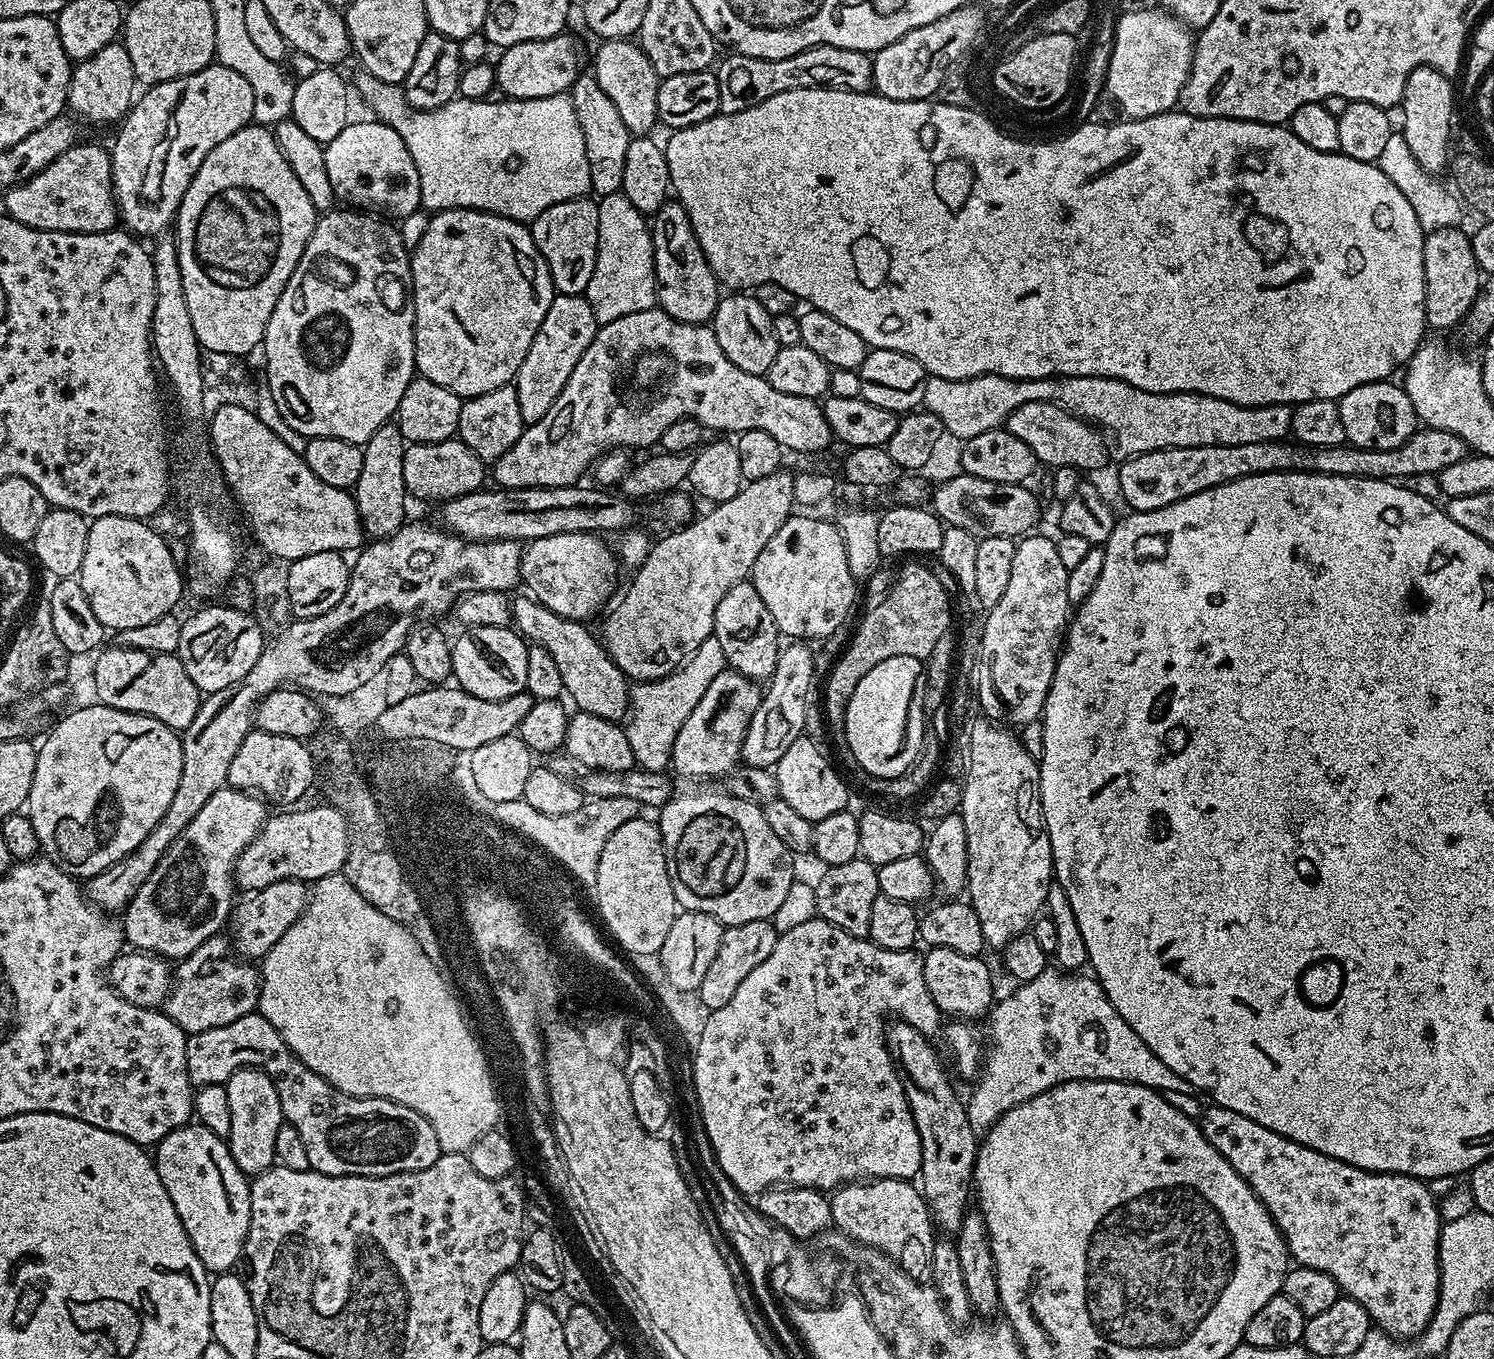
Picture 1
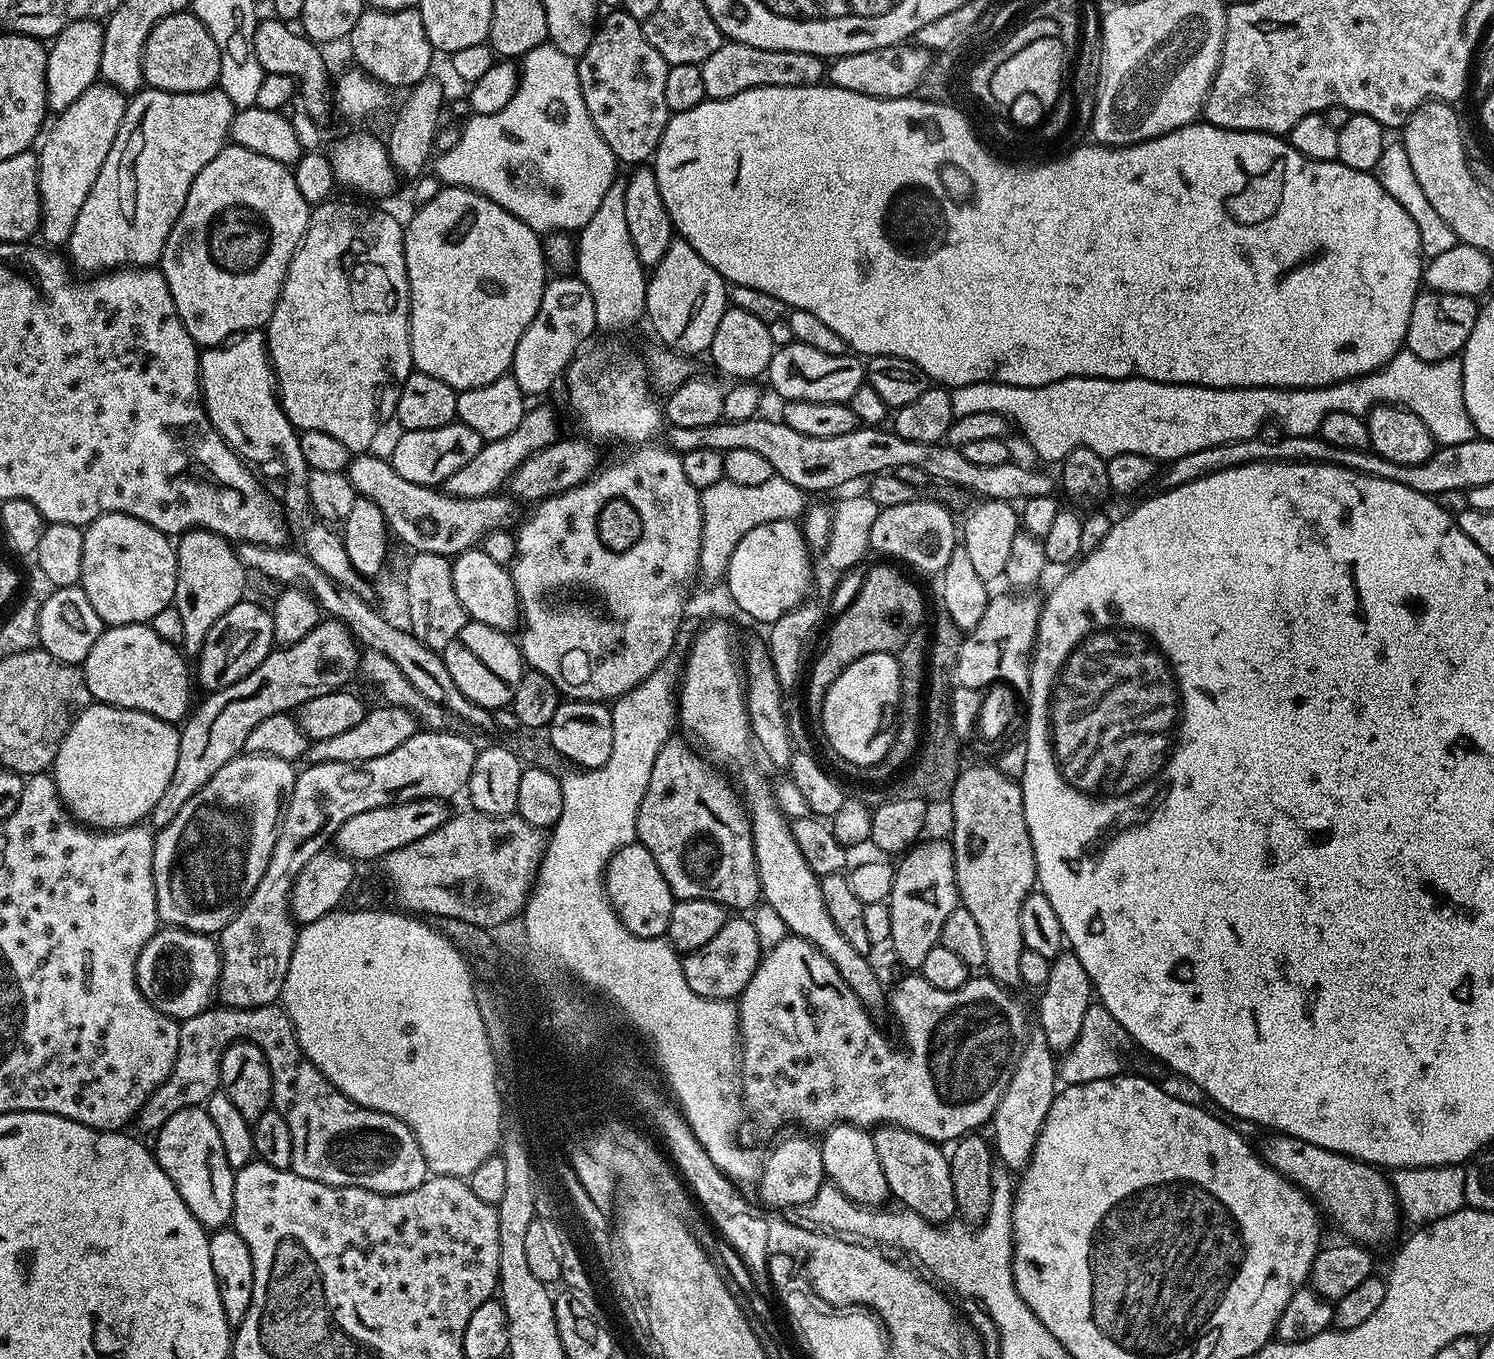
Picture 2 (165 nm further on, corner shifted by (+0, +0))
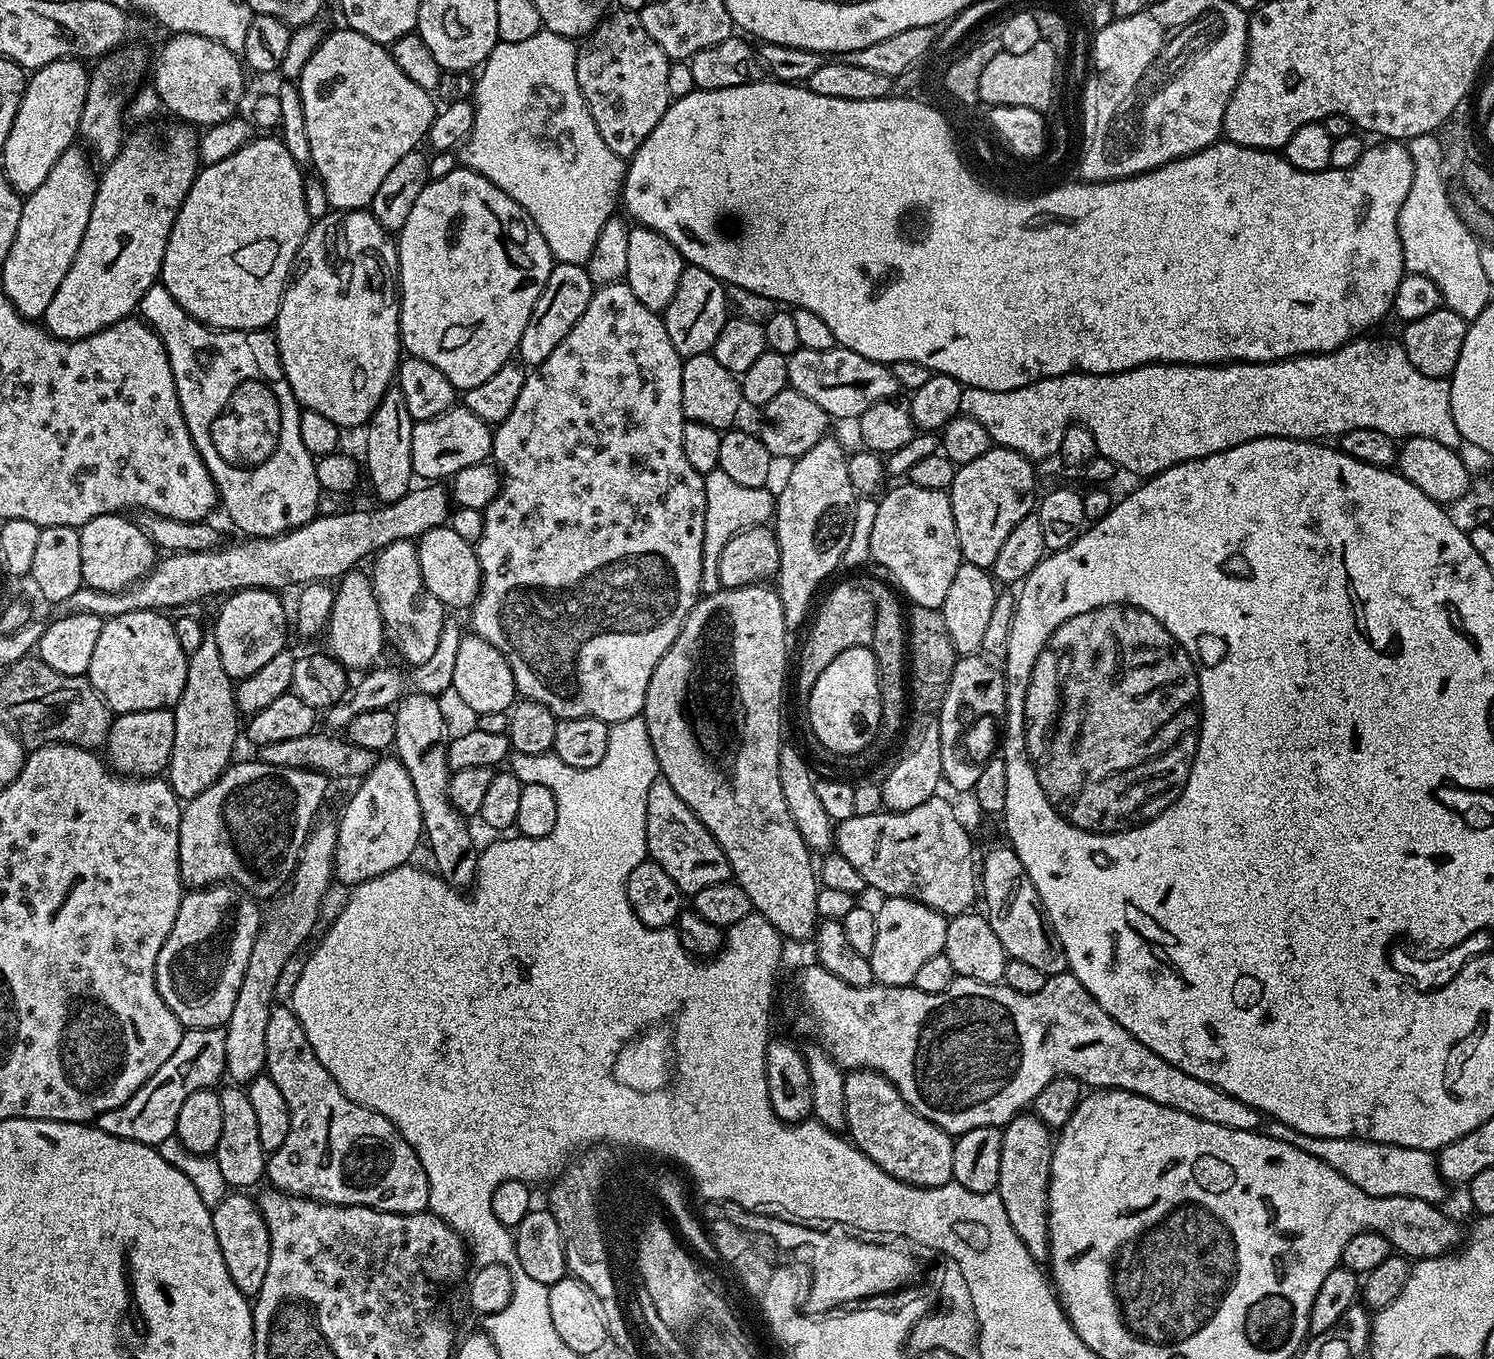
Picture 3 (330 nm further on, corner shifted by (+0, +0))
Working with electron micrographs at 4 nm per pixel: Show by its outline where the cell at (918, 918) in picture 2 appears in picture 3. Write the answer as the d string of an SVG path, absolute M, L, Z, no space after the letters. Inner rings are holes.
M890 896L879 902L880 908L875 909L878 938L874 941L874 954L870 958L872 979L878 984L906 988L928 959L943 953L949 917L922 902L901 896Z

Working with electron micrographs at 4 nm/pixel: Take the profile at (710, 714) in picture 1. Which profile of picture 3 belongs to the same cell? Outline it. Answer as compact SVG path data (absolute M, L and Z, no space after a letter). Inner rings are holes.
M657 778L653 782L650 794L646 798L646 842L650 859L658 866L662 866L662 870L666 870L670 878L674 878L681 893L691 894L698 890L706 890L706 886L726 884L733 879L730 862L722 846L718 846L714 834L710 834L710 830L695 816L690 806L686 806L686 802L682 802L682 798L674 794L674 786L670 786L670 782L666 782L663 778Z

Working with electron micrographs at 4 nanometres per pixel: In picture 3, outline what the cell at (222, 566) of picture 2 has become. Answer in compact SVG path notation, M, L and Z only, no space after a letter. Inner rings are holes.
M205 635L204 641L198 646L198 650L194 650L194 654L188 657L188 669L186 670L186 686L182 690L182 698L178 698L174 709L174 746L172 747L172 753L168 759L168 767L166 769L166 779L171 784L174 791L176 791L177 797L181 801L187 802L193 800L198 794L202 794L202 790L206 790L225 772L228 765L233 763L234 756L232 751L236 748L236 716L238 717L238 709L236 707L236 689L234 687L234 681L231 676L226 674L226 670L222 666L222 654L218 654L218 646L216 645L215 635Z

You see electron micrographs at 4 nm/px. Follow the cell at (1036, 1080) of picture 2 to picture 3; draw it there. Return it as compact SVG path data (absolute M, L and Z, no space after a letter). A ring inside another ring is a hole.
M1025 1110L1015 1116L1010 1123L1002 1128L1002 1170L998 1170L998 1186L996 1191L1002 1198L1006 1216L1021 1238L1023 1245L1029 1250L1037 1263L1045 1263L1049 1254L1049 1218L1048 1218L1048 1187L1050 1186L1050 1170L1052 1169L1053 1133L1048 1125L1043 1124L1031 1111Z

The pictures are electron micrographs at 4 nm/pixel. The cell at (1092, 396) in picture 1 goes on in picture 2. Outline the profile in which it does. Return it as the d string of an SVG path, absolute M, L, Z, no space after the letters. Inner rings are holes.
M1401 350L1396 353L1394 358L1387 360L1385 364L1378 370L1368 372L1364 376L1355 376L1349 380L1343 380L1337 384L1331 384L1325 388L1203 388L1197 384L1163 384L1162 382L1154 382L1153 380L1138 380L1129 378L1126 380L1103 380L1102 378L1094 378L1093 376L1067 376L1064 380L1058 382L1050 382L1046 386L1038 386L1037 388L1015 388L1009 384L991 384L988 380L983 380L977 384L970 386L962 386L961 388L951 389L953 414L957 416L965 416L966 414L983 414L991 413L1002 414L1010 422L1016 420L1020 423L1020 432L1024 435L1024 440L1041 456L1044 460L1056 460L1063 462L1075 448L1089 448L1094 450L1094 454L1105 458L1117 456L1118 454L1142 454L1149 456L1153 462L1167 462L1174 458L1182 458L1182 454L1194 454L1194 450L1206 450L1206 446L1218 446L1219 444L1233 444L1239 440L1249 440L1255 436L1260 436L1263 433L1264 423L1269 420L1272 424L1277 424L1279 430L1286 436L1314 436L1319 433L1322 426L1322 418L1326 418L1326 414L1354 414L1355 416L1367 417L1368 413L1378 404L1397 404L1399 408L1410 410L1414 414L1418 414L1418 418L1422 418L1422 422L1426 422L1426 430L1430 430L1432 439L1437 445L1457 444L1458 442L1470 442L1477 439L1478 433L1476 427L1472 424L1470 414L1466 410L1466 398L1464 397L1464 362L1463 359L1453 358L1451 360L1439 360L1438 362L1426 362L1422 358L1418 358L1412 352Z

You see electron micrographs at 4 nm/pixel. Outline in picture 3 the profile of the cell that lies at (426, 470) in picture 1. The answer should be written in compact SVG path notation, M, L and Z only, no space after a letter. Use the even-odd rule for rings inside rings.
M453 406L438 414L438 418L417 420L410 438L412 471L421 481L440 482L456 476L458 470L466 470L466 466L485 463L493 455L492 434L493 429L485 420L463 406Z

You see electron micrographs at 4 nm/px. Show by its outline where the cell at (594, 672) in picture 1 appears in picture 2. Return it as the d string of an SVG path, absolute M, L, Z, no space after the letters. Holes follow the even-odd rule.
M479 547L460 553L452 560L452 581L454 594L458 594L458 602L462 602L462 610L466 610L469 621L496 628L499 632L511 633L517 627L521 619L520 600L516 597L511 571L494 562L490 554Z

